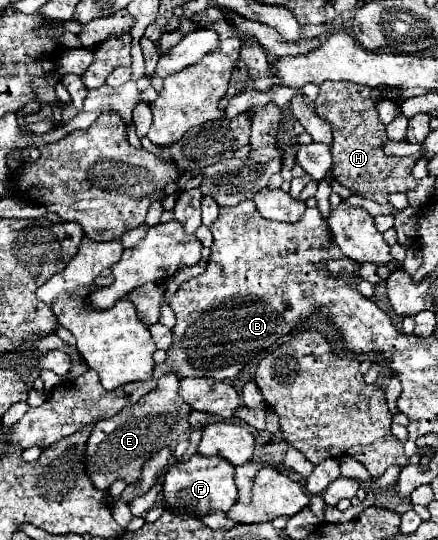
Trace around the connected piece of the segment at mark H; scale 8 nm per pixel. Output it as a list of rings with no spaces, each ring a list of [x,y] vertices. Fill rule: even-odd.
[[[326,81],[320,85],[316,97],[316,113],[322,119],[328,119],[334,131],[332,151],[332,173],[340,185],[350,189],[354,195],[372,197],[376,203],[388,203],[388,195],[396,191],[412,191],[418,187],[418,181],[412,177],[414,159],[410,157],[392,157],[386,155],[382,145],[388,141],[386,127],[378,119],[376,103],[386,99],[386,93],[394,91],[392,87],[364,87],[350,81]]]

